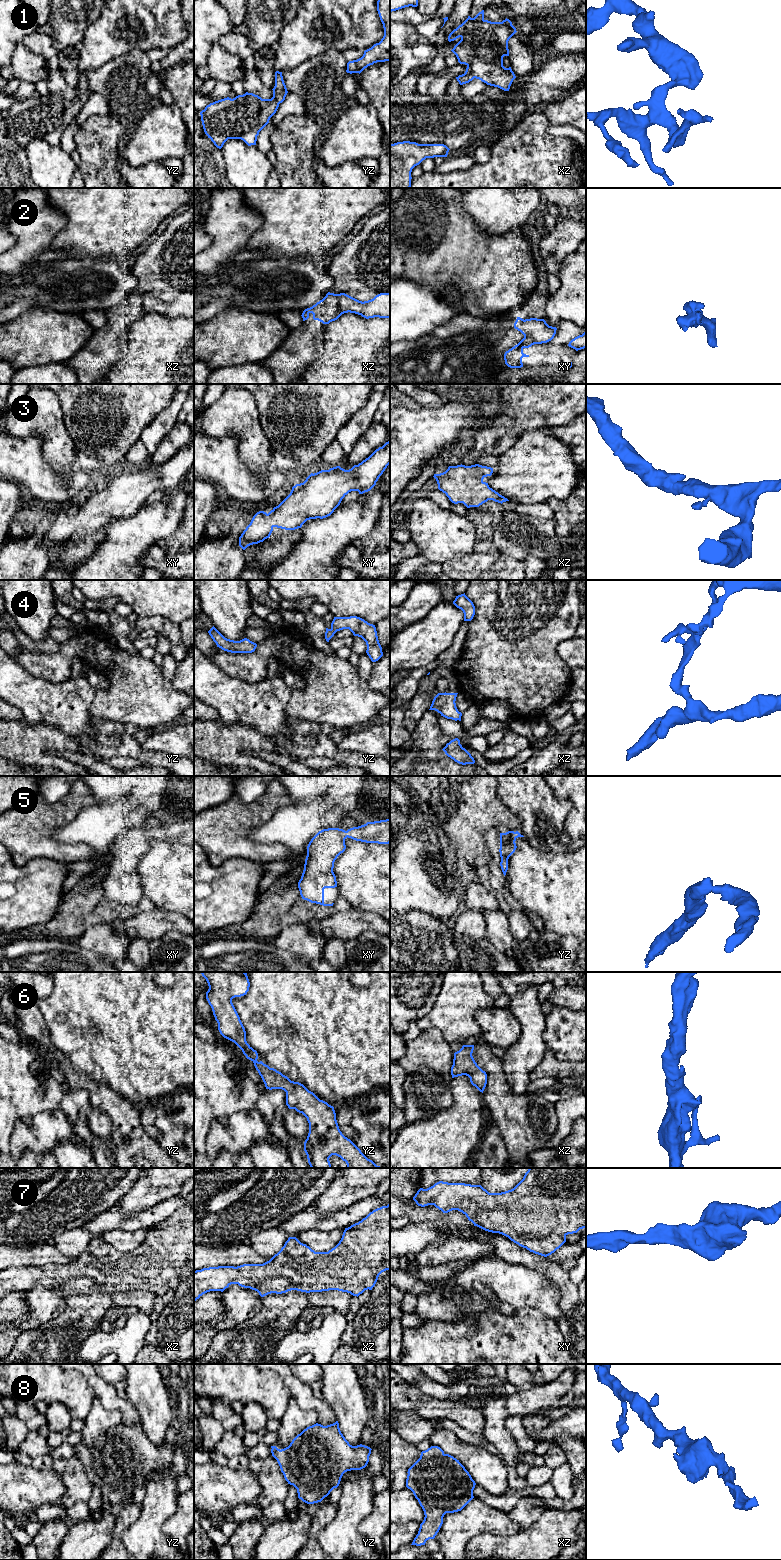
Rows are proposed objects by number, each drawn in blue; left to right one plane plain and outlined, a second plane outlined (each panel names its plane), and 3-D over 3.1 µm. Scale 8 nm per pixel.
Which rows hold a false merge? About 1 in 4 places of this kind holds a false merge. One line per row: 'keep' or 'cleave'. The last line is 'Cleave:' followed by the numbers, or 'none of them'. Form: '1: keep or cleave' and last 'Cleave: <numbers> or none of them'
1: keep
2: cleave
3: keep
4: keep
5: keep
6: keep
7: keep
8: keep
Cleave: 2

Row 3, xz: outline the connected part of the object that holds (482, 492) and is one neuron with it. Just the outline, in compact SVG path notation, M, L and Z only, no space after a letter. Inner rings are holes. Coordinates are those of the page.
M479 464L449 466L440 474L434 474L438 489L454 503L463 503L467 508L479 507L488 500L498 503L509 501L489 487L483 479L491 476L493 468Z

